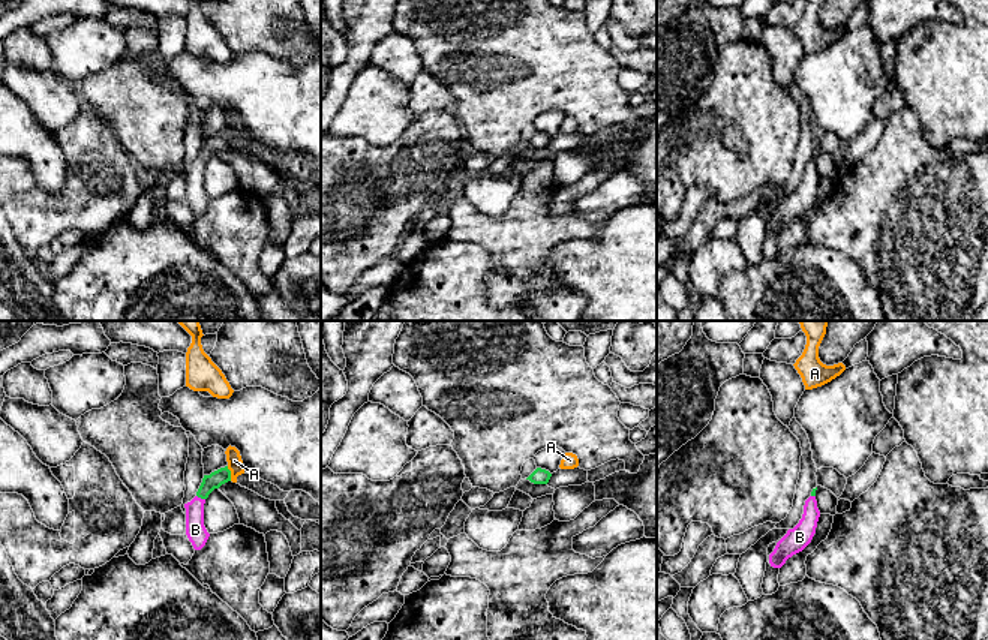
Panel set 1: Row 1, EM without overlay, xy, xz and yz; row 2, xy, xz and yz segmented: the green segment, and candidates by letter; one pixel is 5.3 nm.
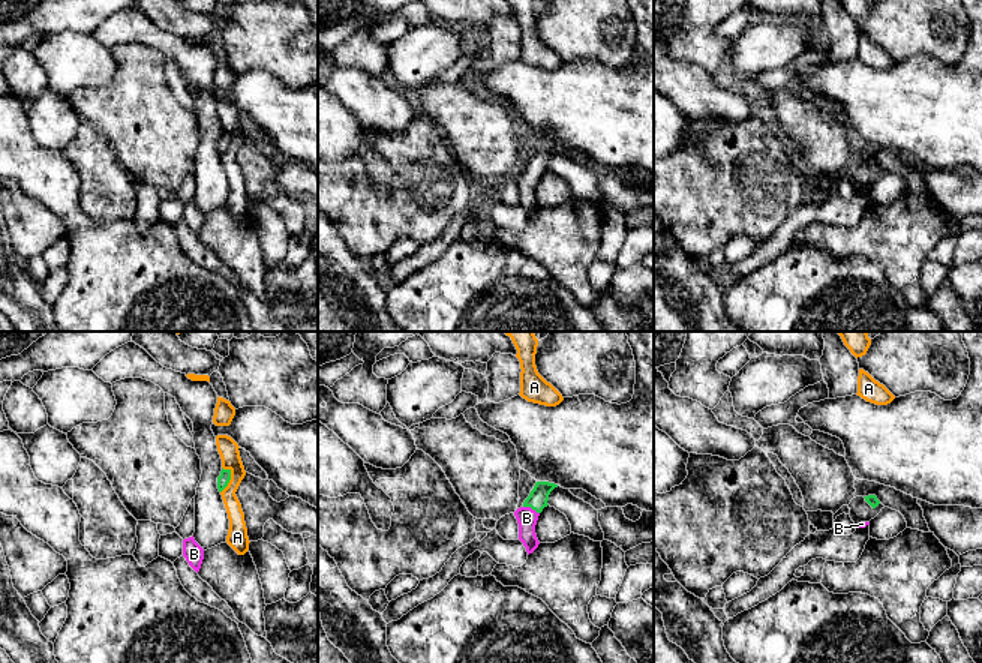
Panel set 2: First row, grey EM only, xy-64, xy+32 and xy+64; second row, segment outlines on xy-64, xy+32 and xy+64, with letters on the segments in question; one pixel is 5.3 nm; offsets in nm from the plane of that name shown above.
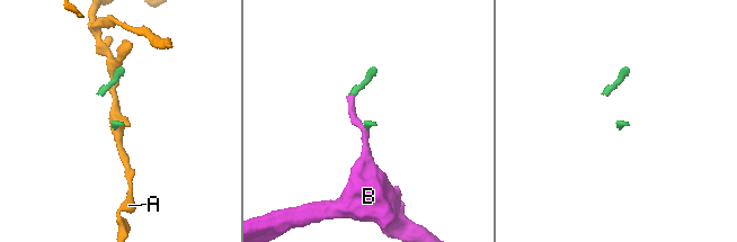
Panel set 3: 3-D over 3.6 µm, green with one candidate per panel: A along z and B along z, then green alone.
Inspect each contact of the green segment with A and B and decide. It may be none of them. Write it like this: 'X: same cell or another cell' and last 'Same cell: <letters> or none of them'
A: another cell
B: same cell
Same cell: B

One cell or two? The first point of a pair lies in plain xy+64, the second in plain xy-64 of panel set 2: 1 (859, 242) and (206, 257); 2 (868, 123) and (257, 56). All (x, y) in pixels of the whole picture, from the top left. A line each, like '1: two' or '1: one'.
1: two
2: two

